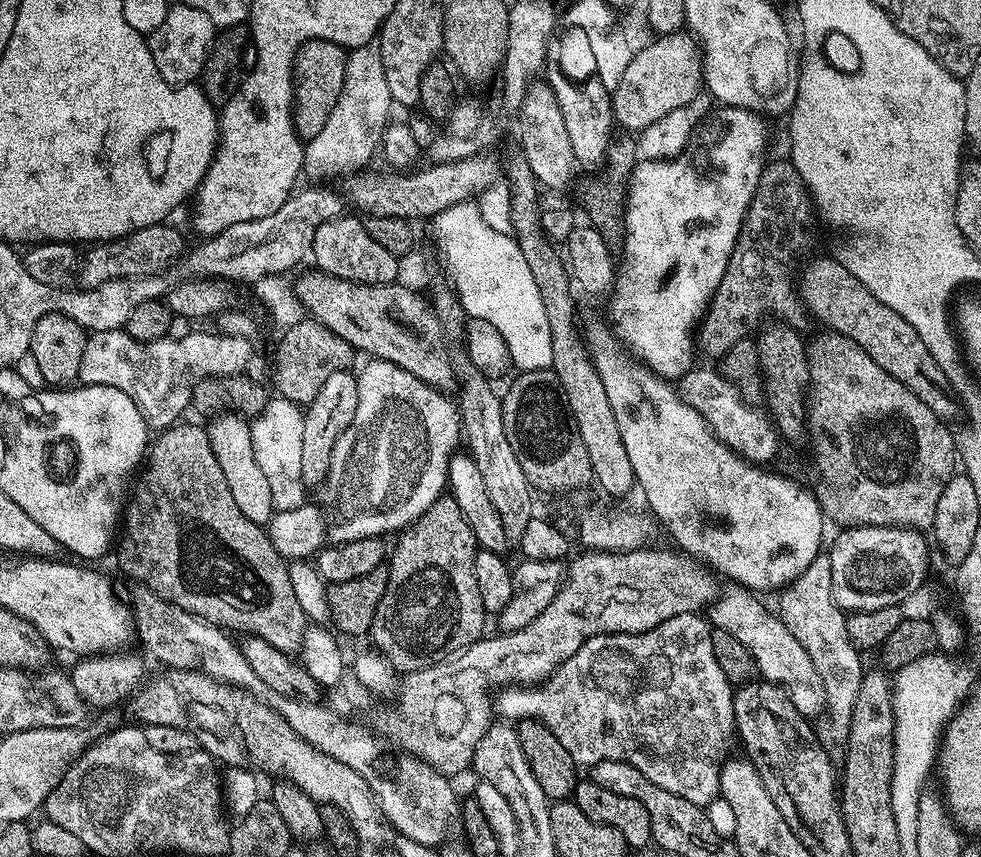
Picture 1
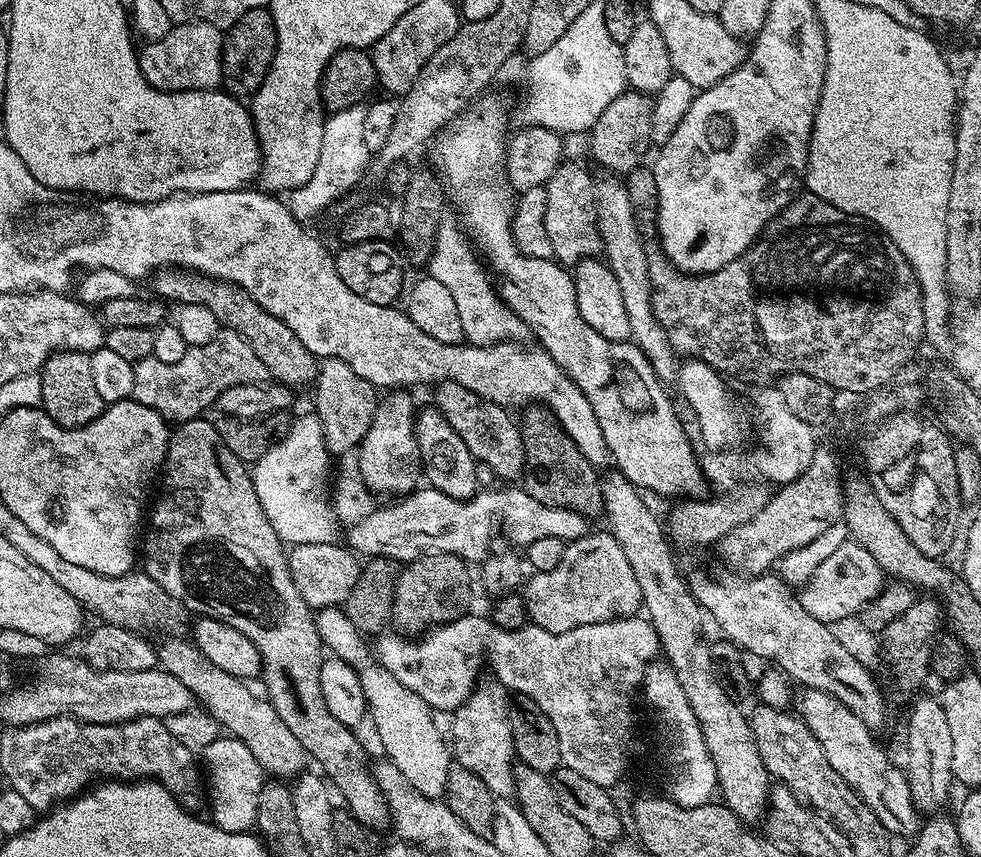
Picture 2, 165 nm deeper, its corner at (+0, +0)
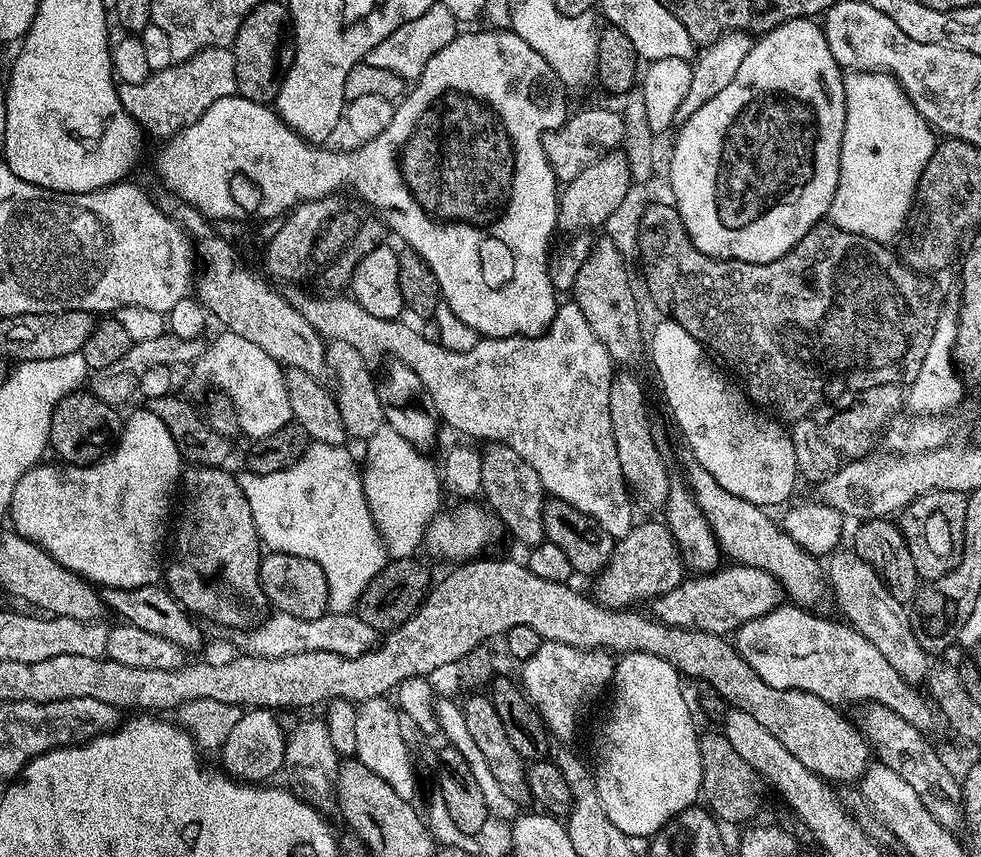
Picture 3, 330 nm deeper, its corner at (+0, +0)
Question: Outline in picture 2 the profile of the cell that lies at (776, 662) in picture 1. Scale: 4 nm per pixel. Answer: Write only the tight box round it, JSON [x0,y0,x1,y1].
[795,688,922,837]

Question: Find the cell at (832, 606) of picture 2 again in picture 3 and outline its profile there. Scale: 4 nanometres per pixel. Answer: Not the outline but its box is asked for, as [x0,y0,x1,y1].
[651,563,785,637]

